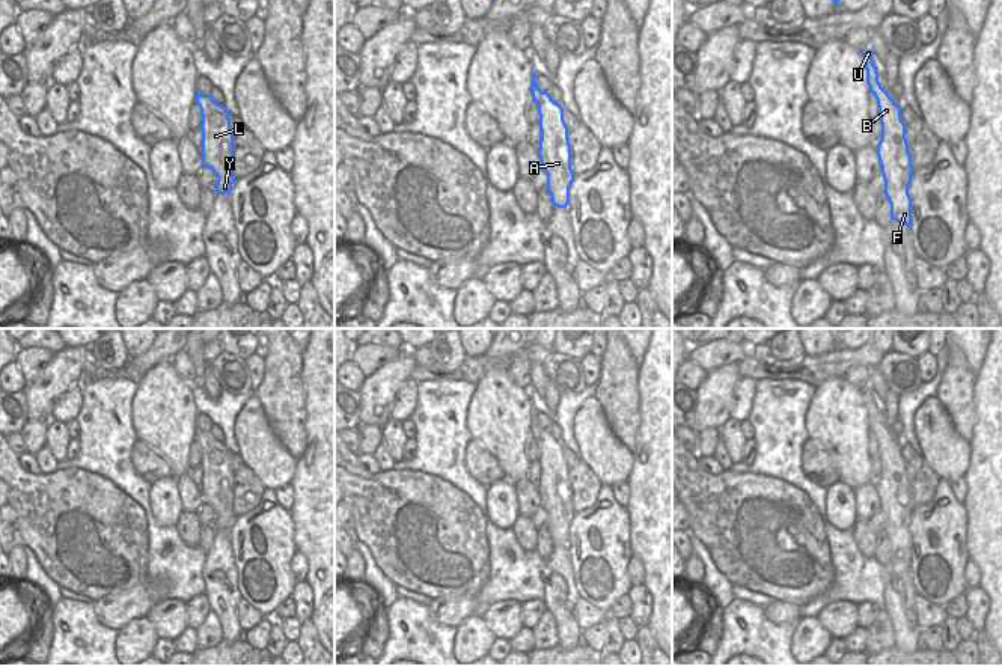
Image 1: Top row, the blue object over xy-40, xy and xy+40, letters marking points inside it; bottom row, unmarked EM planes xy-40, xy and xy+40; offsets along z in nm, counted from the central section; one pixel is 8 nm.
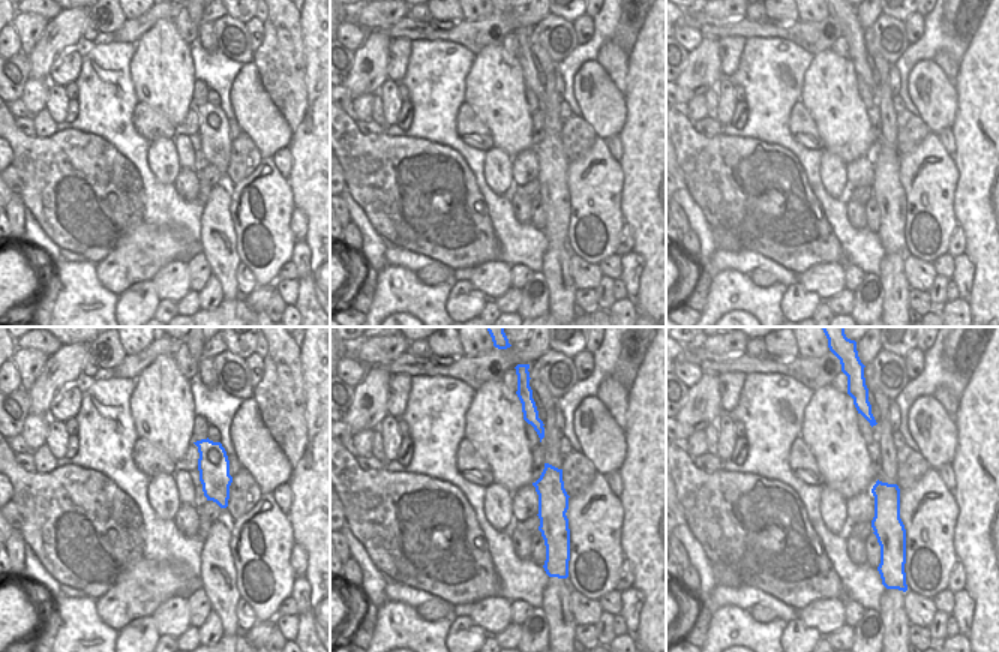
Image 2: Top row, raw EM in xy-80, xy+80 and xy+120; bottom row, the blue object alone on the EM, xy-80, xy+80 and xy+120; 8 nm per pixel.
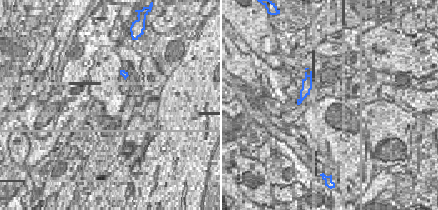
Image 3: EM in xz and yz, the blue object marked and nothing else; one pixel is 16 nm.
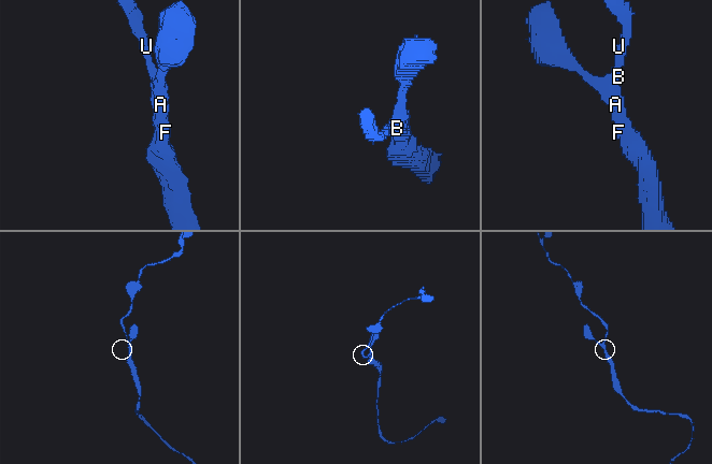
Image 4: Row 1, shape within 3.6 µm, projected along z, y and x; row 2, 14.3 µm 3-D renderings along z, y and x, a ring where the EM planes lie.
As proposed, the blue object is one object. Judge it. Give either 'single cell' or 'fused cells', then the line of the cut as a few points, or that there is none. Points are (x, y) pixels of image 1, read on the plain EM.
single cell | no cut

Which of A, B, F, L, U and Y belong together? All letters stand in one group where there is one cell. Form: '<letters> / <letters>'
A B F L U Y

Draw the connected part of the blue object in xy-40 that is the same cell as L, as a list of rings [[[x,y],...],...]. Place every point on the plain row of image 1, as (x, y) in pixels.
[[[196,429],[196,441],[202,454],[202,500],[217,514],[215,530],[229,532],[237,518],[232,511],[234,470],[229,451],[211,432]]]

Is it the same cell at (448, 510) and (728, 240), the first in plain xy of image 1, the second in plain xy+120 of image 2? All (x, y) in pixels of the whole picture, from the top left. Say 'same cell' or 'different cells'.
different cells

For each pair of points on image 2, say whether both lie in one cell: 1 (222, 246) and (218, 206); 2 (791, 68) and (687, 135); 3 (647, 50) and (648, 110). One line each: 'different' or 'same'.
1: same
2: different
3: same

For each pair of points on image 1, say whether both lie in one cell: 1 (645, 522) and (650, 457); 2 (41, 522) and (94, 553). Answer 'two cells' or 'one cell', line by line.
1: one cell
2: one cell

